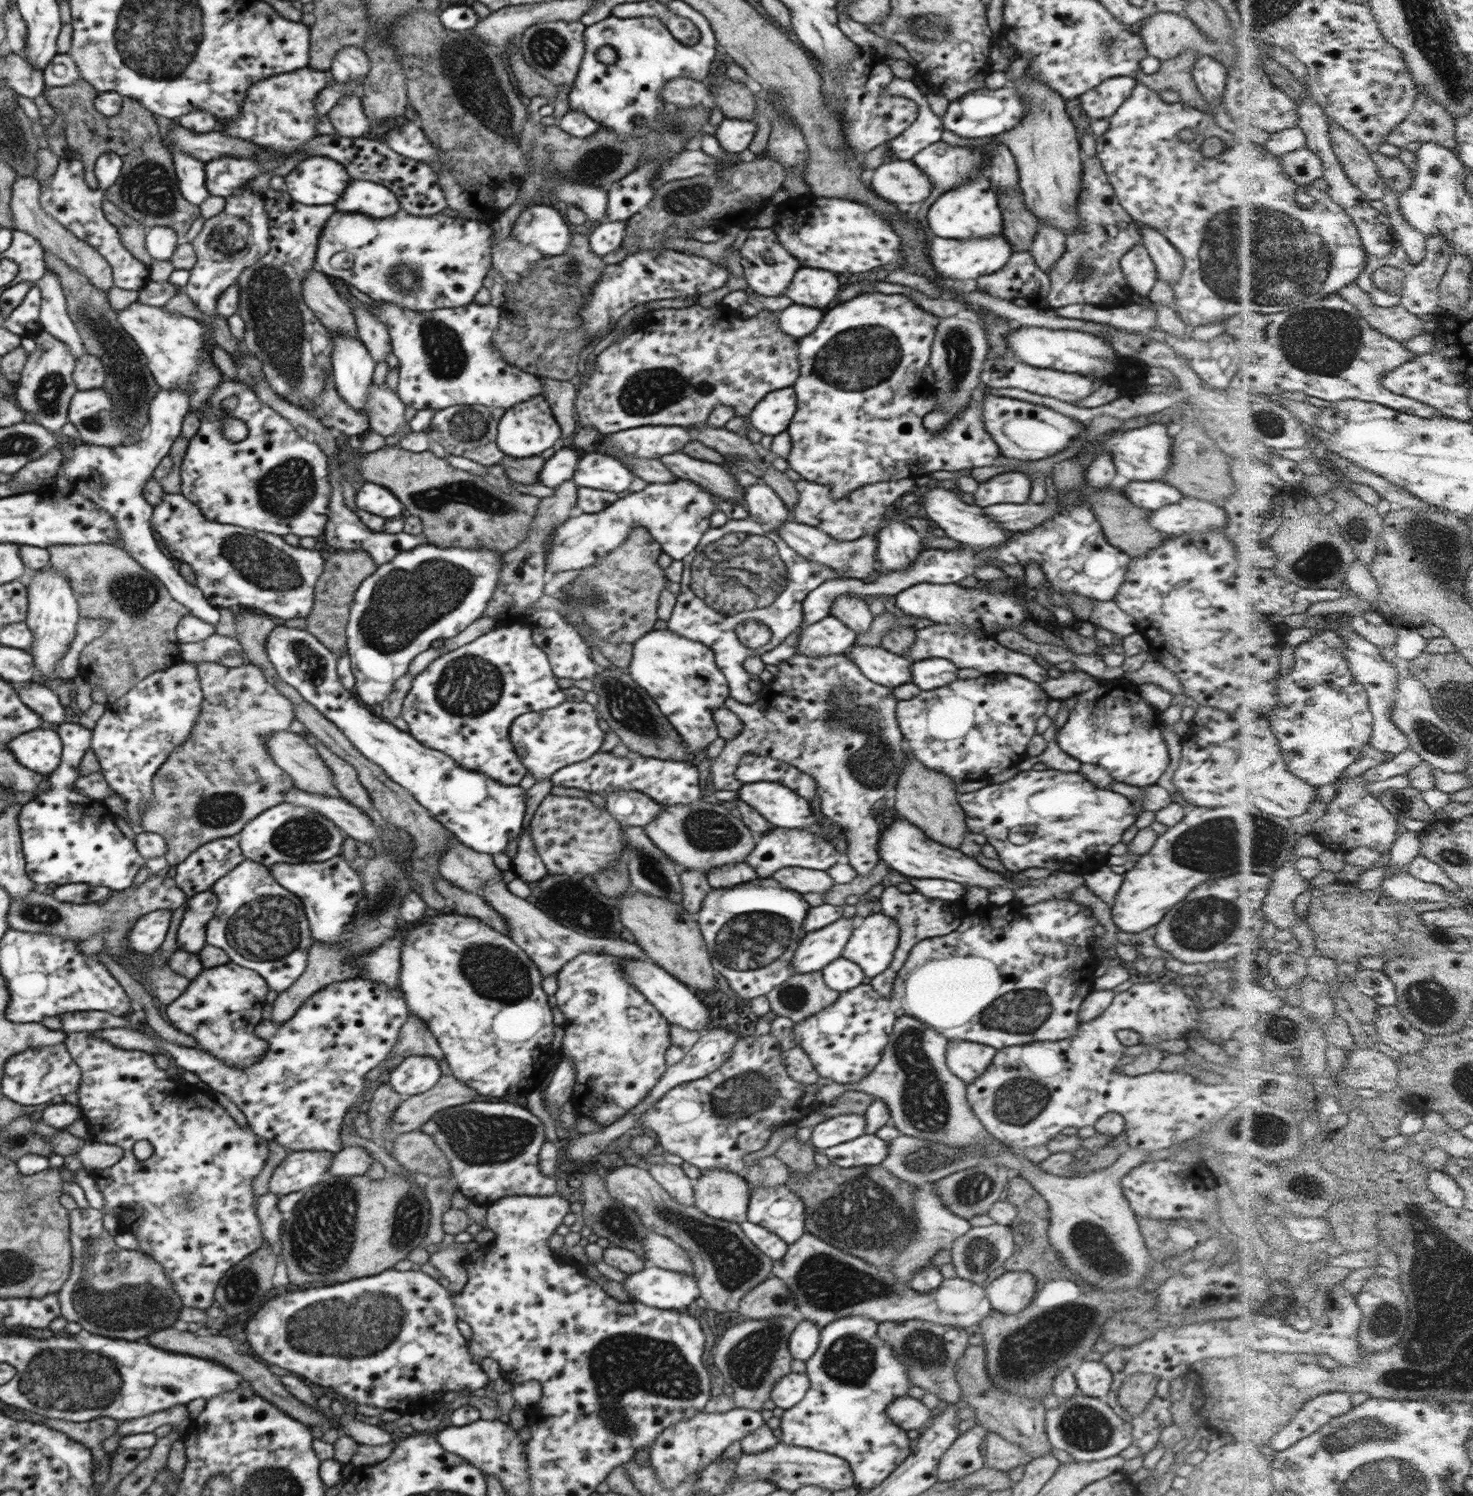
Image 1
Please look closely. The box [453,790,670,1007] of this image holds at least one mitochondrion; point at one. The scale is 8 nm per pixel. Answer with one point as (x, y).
(598, 918)

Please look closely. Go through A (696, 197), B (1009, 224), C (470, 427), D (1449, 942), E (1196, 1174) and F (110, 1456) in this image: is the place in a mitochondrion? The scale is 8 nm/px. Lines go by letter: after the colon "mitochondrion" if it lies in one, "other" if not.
A: mitochondrion
B: other
C: mitochondrion
D: other
E: other
F: other

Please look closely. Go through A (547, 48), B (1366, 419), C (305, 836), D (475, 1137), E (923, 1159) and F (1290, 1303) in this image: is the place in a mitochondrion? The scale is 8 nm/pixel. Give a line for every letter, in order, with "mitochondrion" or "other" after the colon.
A: mitochondrion
B: other
C: mitochondrion
D: mitochondrion
E: mitochondrion
F: other

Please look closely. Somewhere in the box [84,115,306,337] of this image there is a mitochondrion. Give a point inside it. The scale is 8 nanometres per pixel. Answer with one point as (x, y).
(148, 190)

